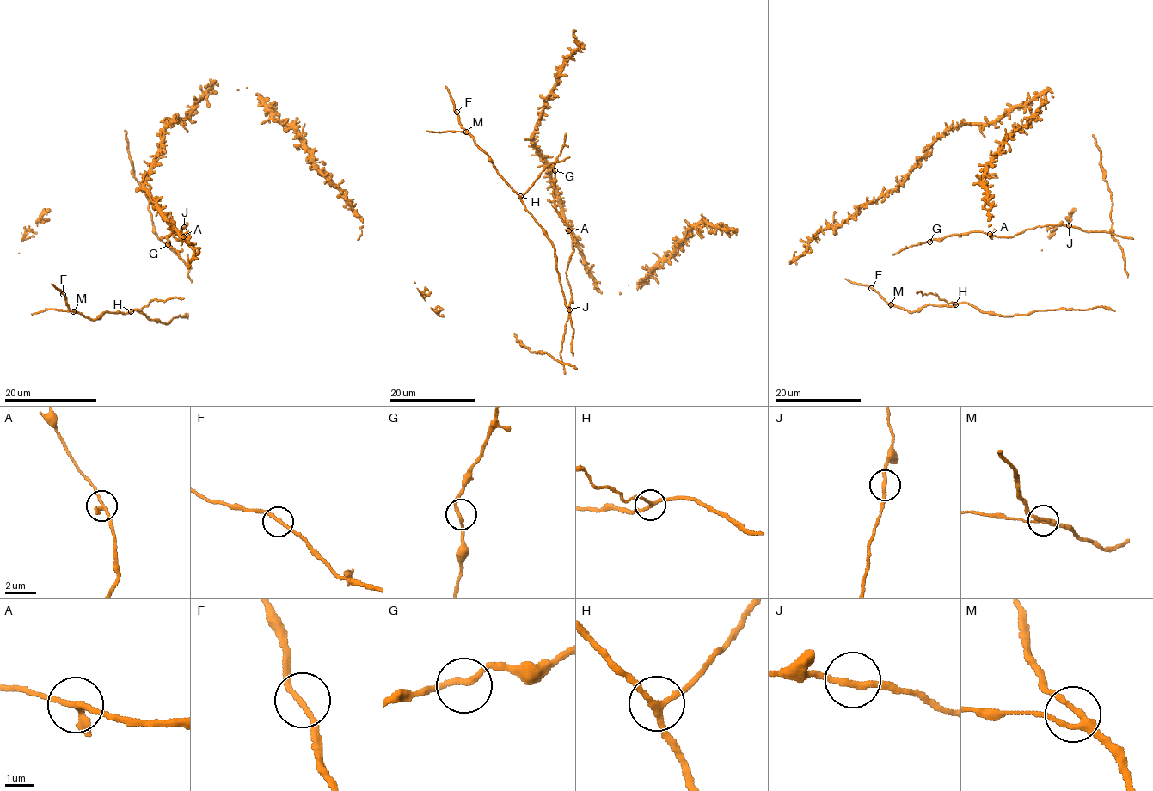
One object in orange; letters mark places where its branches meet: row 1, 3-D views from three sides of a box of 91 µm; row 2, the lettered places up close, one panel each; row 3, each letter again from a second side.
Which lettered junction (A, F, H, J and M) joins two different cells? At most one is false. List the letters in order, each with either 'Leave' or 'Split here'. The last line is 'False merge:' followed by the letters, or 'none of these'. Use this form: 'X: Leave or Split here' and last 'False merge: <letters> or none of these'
A: Leave
F: Leave
H: Leave
J: Leave
M: Leave
False merge: none of these

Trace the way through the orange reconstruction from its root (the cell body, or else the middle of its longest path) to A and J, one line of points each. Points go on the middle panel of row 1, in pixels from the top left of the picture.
A: (553, 171), (555, 209), (568, 230)
J: (553, 171), (555, 209), (572, 238), (573, 253), (567, 268), (572, 295), (569, 309)

